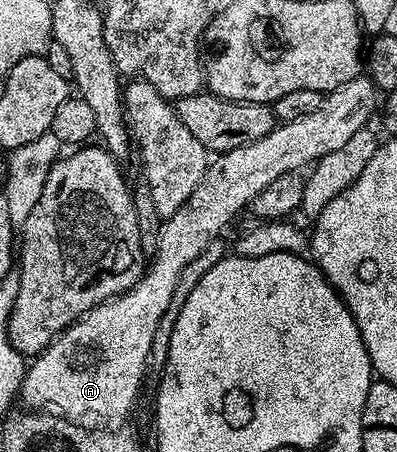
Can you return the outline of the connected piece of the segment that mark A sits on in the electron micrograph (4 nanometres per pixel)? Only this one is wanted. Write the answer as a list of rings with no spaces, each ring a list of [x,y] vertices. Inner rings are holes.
[[[360,74],[355,76],[345,86],[326,93],[321,107],[314,114],[304,114],[302,118],[293,118],[276,123],[275,129],[265,138],[257,138],[257,142],[247,144],[237,150],[220,152],[208,163],[207,172],[197,182],[197,190],[189,194],[189,198],[171,216],[162,221],[160,230],[160,244],[154,256],[150,257],[141,279],[127,292],[114,296],[103,304],[89,310],[79,320],[73,321],[63,332],[52,340],[48,348],[44,348],[38,356],[26,365],[26,372],[21,387],[21,399],[31,410],[46,410],[58,414],[68,420],[87,422],[90,416],[100,416],[103,420],[123,420],[135,408],[139,400],[139,391],[143,388],[143,375],[149,371],[148,360],[153,334],[161,316],[172,301],[173,290],[176,289],[178,275],[185,266],[197,255],[201,254],[205,246],[213,238],[217,238],[224,231],[222,229],[238,214],[246,209],[265,186],[269,186],[281,174],[299,172],[314,165],[325,154],[333,154],[333,150],[345,146],[353,134],[357,134],[372,122],[371,115],[376,115],[377,105],[380,103],[381,93],[372,82],[370,76]]]

